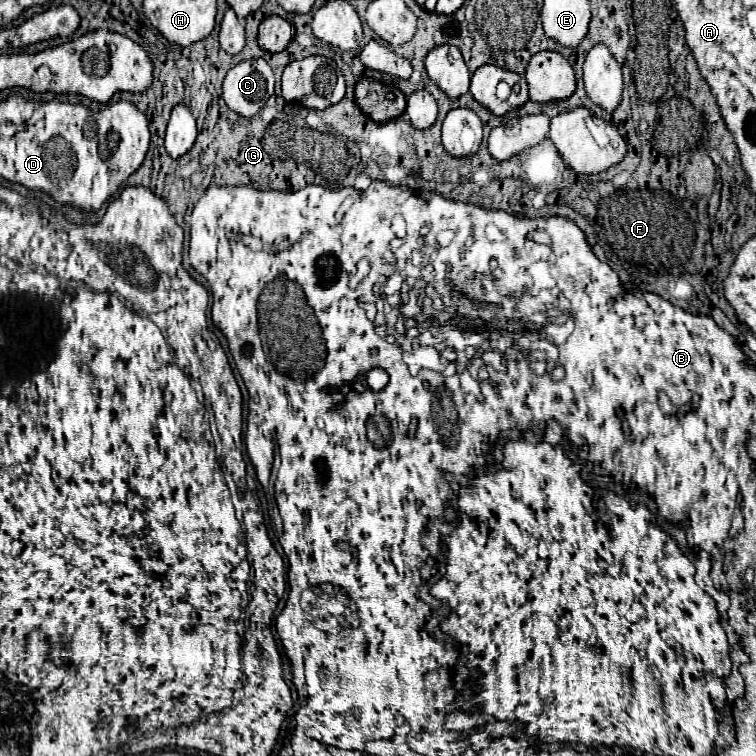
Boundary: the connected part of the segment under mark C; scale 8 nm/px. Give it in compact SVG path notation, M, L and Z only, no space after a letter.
M264 58L244 60L228 70L222 98L240 116L254 116L274 94L274 74Z

